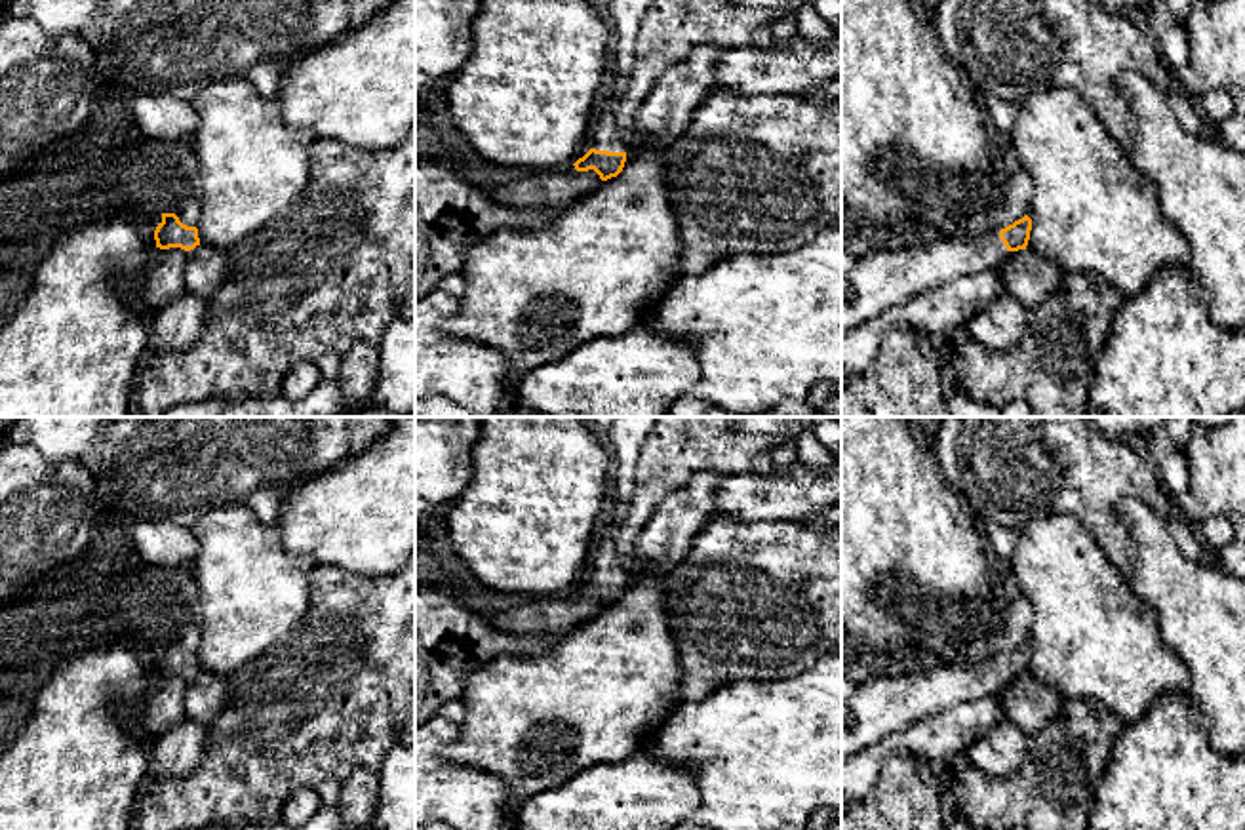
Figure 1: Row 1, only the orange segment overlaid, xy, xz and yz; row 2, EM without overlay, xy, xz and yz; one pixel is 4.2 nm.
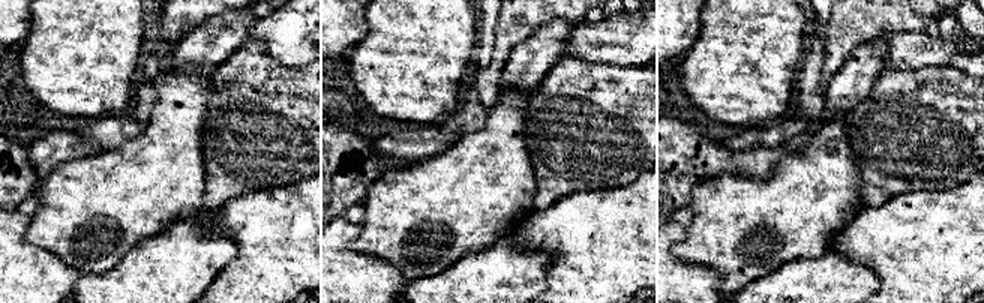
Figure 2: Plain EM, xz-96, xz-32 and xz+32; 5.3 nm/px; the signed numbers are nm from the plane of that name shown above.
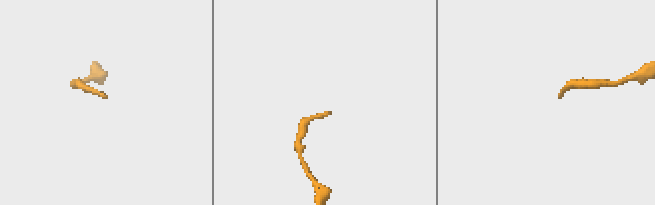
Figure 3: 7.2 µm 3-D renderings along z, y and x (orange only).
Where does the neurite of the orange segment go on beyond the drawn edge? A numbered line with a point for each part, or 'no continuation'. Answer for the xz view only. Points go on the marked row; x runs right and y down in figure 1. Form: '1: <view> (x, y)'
1: xz (606, 136)

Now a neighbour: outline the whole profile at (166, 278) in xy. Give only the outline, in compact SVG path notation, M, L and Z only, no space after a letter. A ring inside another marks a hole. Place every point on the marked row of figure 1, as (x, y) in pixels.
M181 247L160 249L152 253L148 276L133 286L148 308L156 310L169 303L173 297L187 293L185 289L187 251Z

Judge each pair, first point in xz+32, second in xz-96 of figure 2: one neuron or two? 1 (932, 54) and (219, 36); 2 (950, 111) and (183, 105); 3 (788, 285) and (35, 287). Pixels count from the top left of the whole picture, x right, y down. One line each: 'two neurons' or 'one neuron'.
1: two neurons
2: two neurons
3: two neurons

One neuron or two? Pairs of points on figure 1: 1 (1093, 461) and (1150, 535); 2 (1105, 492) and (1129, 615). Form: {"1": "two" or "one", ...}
{"1": "two", "2": "two"}

